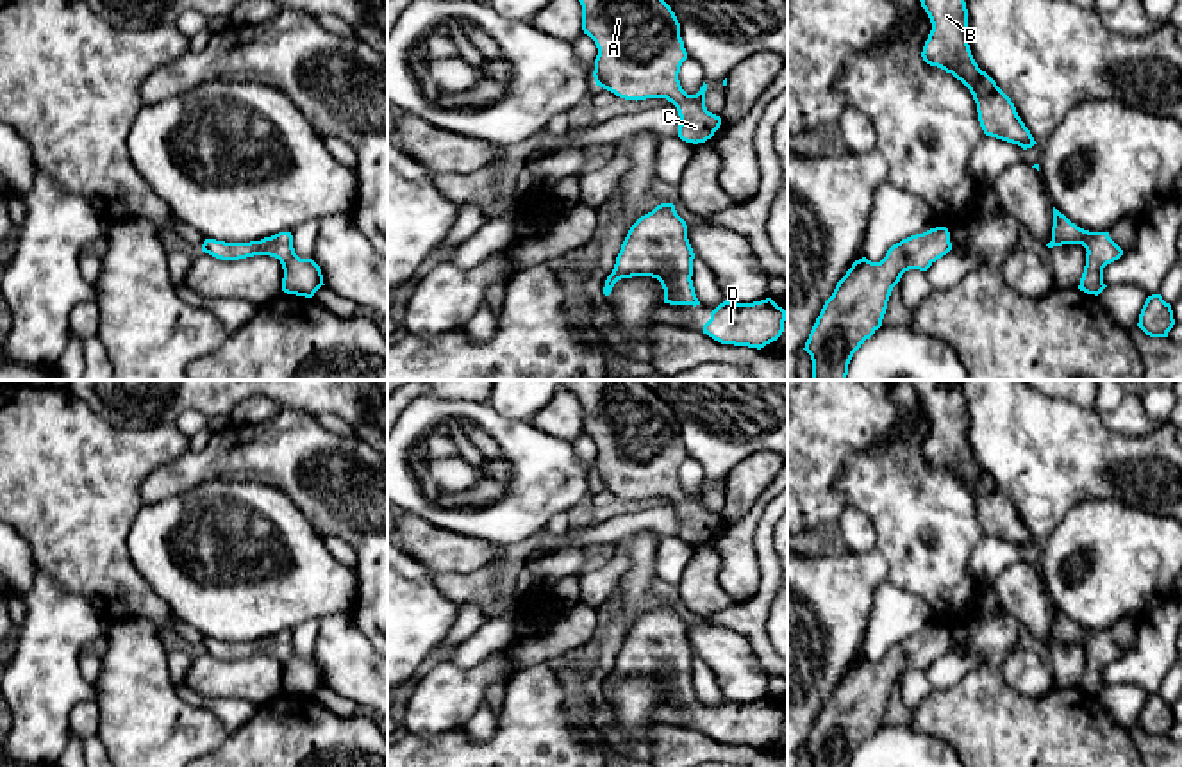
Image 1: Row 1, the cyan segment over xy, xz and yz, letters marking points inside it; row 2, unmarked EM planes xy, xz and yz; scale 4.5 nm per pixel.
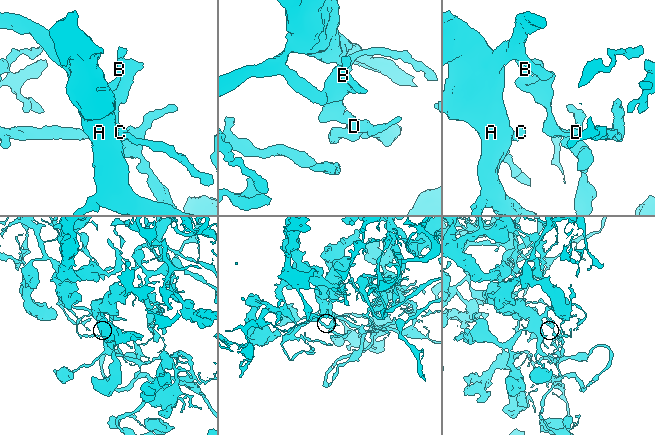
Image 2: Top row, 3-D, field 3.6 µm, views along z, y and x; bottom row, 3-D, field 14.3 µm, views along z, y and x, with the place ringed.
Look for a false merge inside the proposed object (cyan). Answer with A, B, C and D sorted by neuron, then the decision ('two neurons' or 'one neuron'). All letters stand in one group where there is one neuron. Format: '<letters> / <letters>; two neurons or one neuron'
A B C D; one neuron

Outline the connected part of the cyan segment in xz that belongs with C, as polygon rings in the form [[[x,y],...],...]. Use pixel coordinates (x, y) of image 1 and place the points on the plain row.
[[[562,380],[582,405],[582,430],[596,448],[595,482],[625,499],[666,498],[680,515],[678,537],[705,542],[721,517],[705,507],[707,483],[687,494],[678,480],[687,458],[671,407],[641,380]]]

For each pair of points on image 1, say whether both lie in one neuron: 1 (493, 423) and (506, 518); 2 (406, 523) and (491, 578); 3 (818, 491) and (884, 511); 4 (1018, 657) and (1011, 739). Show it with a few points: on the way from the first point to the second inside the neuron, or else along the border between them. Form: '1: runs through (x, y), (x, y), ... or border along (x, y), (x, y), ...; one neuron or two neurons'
1: runs through (516, 446), (522, 452), (522, 494); one neuron
2: border along (500, 557), (474, 571), (441, 571), (438, 575); two neurons
3: border along (852, 457), (838, 478), (845, 503); two neurons
4: border along (1000, 664), (1004, 680), (1027, 696), (1056, 687); two neurons

